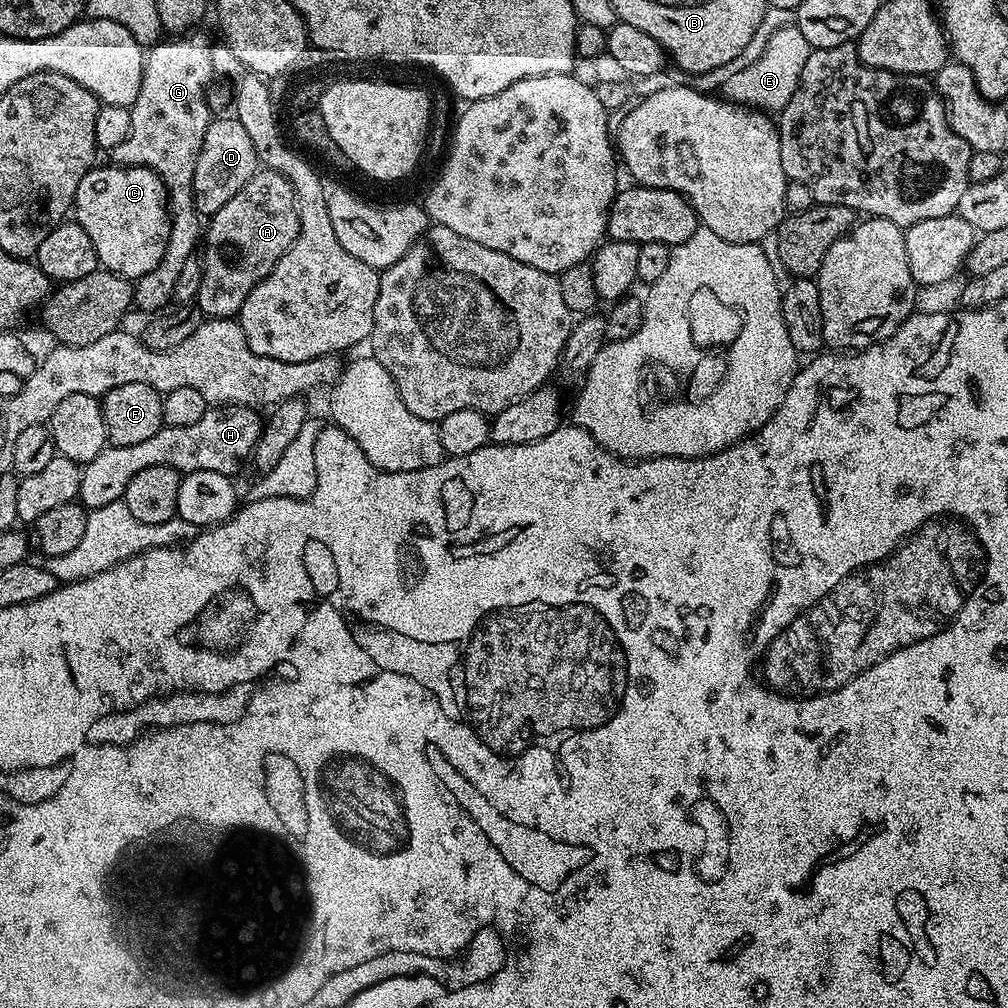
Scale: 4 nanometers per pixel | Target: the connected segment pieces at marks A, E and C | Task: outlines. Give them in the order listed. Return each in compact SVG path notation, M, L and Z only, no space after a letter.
M258 170L206 224L202 236L201 286L194 301L208 318L236 318L242 302L274 270L300 232L294 190L281 172Z
M795 24L778 29L770 37L765 50L744 70L737 71L727 79L722 87L723 99L741 106L763 110L769 114L779 113L780 109L794 98L802 70L806 67L806 58L810 58L812 47Z
M94 166L78 182L74 220L86 230L90 242L94 242L97 261L105 269L124 276L128 281L136 281L142 274L150 274L158 262L162 262L162 254L166 254L166 242L170 238L172 221L168 211L168 191L160 180L160 175L151 168L121 168Z

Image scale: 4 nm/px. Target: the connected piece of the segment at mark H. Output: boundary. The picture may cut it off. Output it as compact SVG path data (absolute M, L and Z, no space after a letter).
M221 404L209 407L202 419L194 426L160 428L154 438L145 438L135 446L109 446L101 450L98 458L80 469L79 503L85 508L110 506L110 502L124 499L126 486L138 470L146 466L170 466L181 474L198 470L214 470L223 476L235 477L236 471L251 457L254 446L260 438L262 420L257 409L246 408L243 404Z

